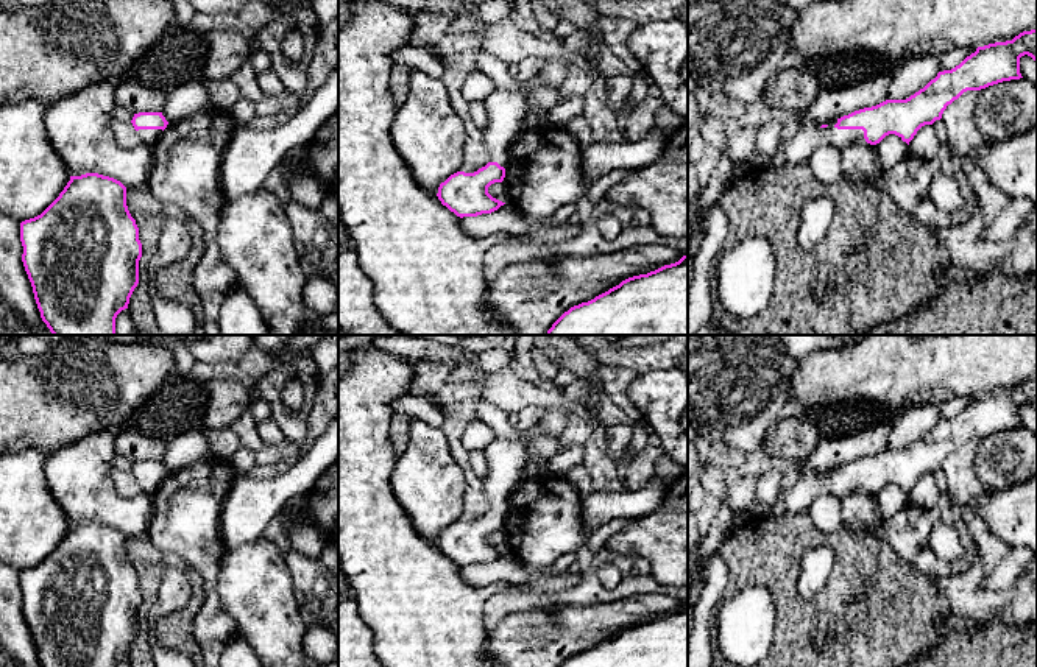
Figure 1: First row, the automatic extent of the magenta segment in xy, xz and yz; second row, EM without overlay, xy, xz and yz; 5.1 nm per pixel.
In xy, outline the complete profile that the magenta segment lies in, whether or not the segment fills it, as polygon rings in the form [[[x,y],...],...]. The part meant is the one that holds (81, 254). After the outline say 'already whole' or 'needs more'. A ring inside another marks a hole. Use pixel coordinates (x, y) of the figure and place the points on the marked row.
[[[70,176],[59,196],[37,217],[20,223],[22,262],[33,287],[42,321],[53,335],[115,335],[115,318],[128,309],[139,284],[142,243],[126,206],[126,187],[109,176]]]; already whole

